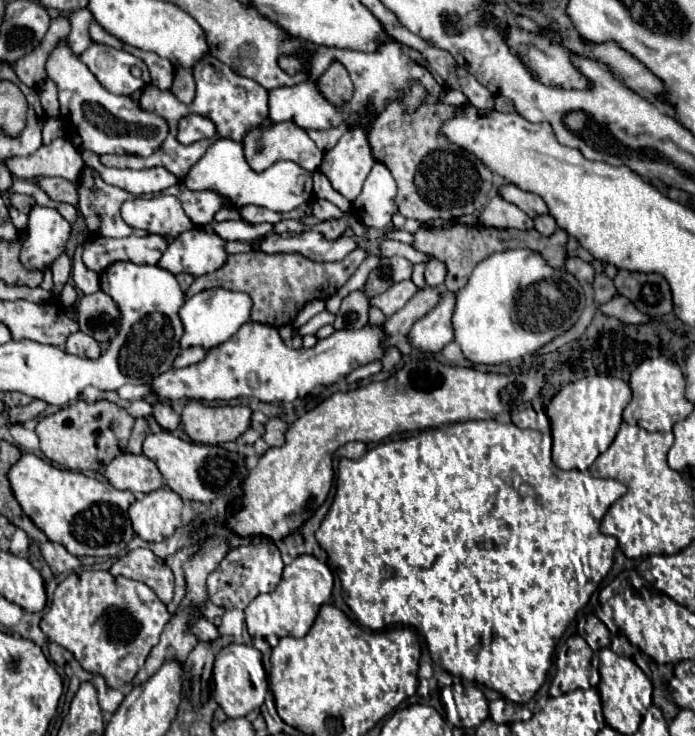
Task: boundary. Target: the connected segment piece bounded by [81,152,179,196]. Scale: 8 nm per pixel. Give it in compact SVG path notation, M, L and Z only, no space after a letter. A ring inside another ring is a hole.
M81 152L81 156L83 156L85 166L97 170L107 184L123 188L135 196L149 194L149 192L157 194L179 182L177 176L173 176L169 170L161 166L145 168L145 170L119 170L119 168L103 166L95 152Z

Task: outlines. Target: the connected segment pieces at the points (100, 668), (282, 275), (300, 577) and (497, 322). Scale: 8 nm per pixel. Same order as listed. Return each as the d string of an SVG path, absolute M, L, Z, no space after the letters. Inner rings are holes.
M83 570L79 574L71 574L57 586L51 608L43 614L41 630L47 634L51 642L57 642L59 646L67 648L83 666L83 670L103 676L109 688L123 690L133 682L139 668L145 664L145 658L157 644L169 618L171 616L165 604L155 596L155 592L147 584L123 576L113 576L111 572Z
M355 248L351 254L347 254L341 262L311 262L301 254L263 254L263 252L243 252L243 254L233 254L227 258L227 262L211 272L197 276L191 288L185 292L187 298L193 294L207 290L207 288L227 288L227 290L241 290L247 292L253 298L253 310L251 310L251 320L263 322L269 326L285 326L295 320L299 310L319 298L327 300L331 298L357 270L357 266L367 258L367 254L361 248Z
M311 554L297 556L289 566L285 566L279 586L269 594L257 596L245 608L245 622L249 634L253 638L267 638L267 636L303 638L309 632L311 624L315 622L321 604L329 600L331 590L333 590L333 574L329 566L319 562Z
M529 248L495 252L475 266L467 286L457 292L455 342L473 364L493 366L521 360L567 332L583 308L585 294L577 278L551 268L539 252Z

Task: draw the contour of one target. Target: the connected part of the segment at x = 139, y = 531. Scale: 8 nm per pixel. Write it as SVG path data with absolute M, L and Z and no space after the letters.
M163 486L137 498L129 506L129 518L137 536L147 542L161 542L181 526L181 508L181 496Z

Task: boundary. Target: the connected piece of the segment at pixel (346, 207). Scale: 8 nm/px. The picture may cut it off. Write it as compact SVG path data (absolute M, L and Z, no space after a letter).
M319 170L313 174L313 190L315 190L315 196L317 196L317 198L325 198L325 200L333 202L339 210L343 210L343 212L351 212L351 208L353 208L351 202L345 200L337 190L333 190L331 182L329 182Z

